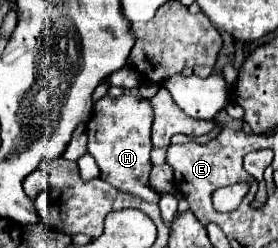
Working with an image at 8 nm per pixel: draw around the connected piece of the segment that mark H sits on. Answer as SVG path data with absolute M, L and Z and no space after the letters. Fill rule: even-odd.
M106 95L94 103L92 117L86 123L86 135L88 135L88 153L96 159L104 181L148 203L158 203L160 195L152 191L152 187L148 185L152 169L150 127L152 127L152 105L148 99L136 95L120 95L120 97Z

